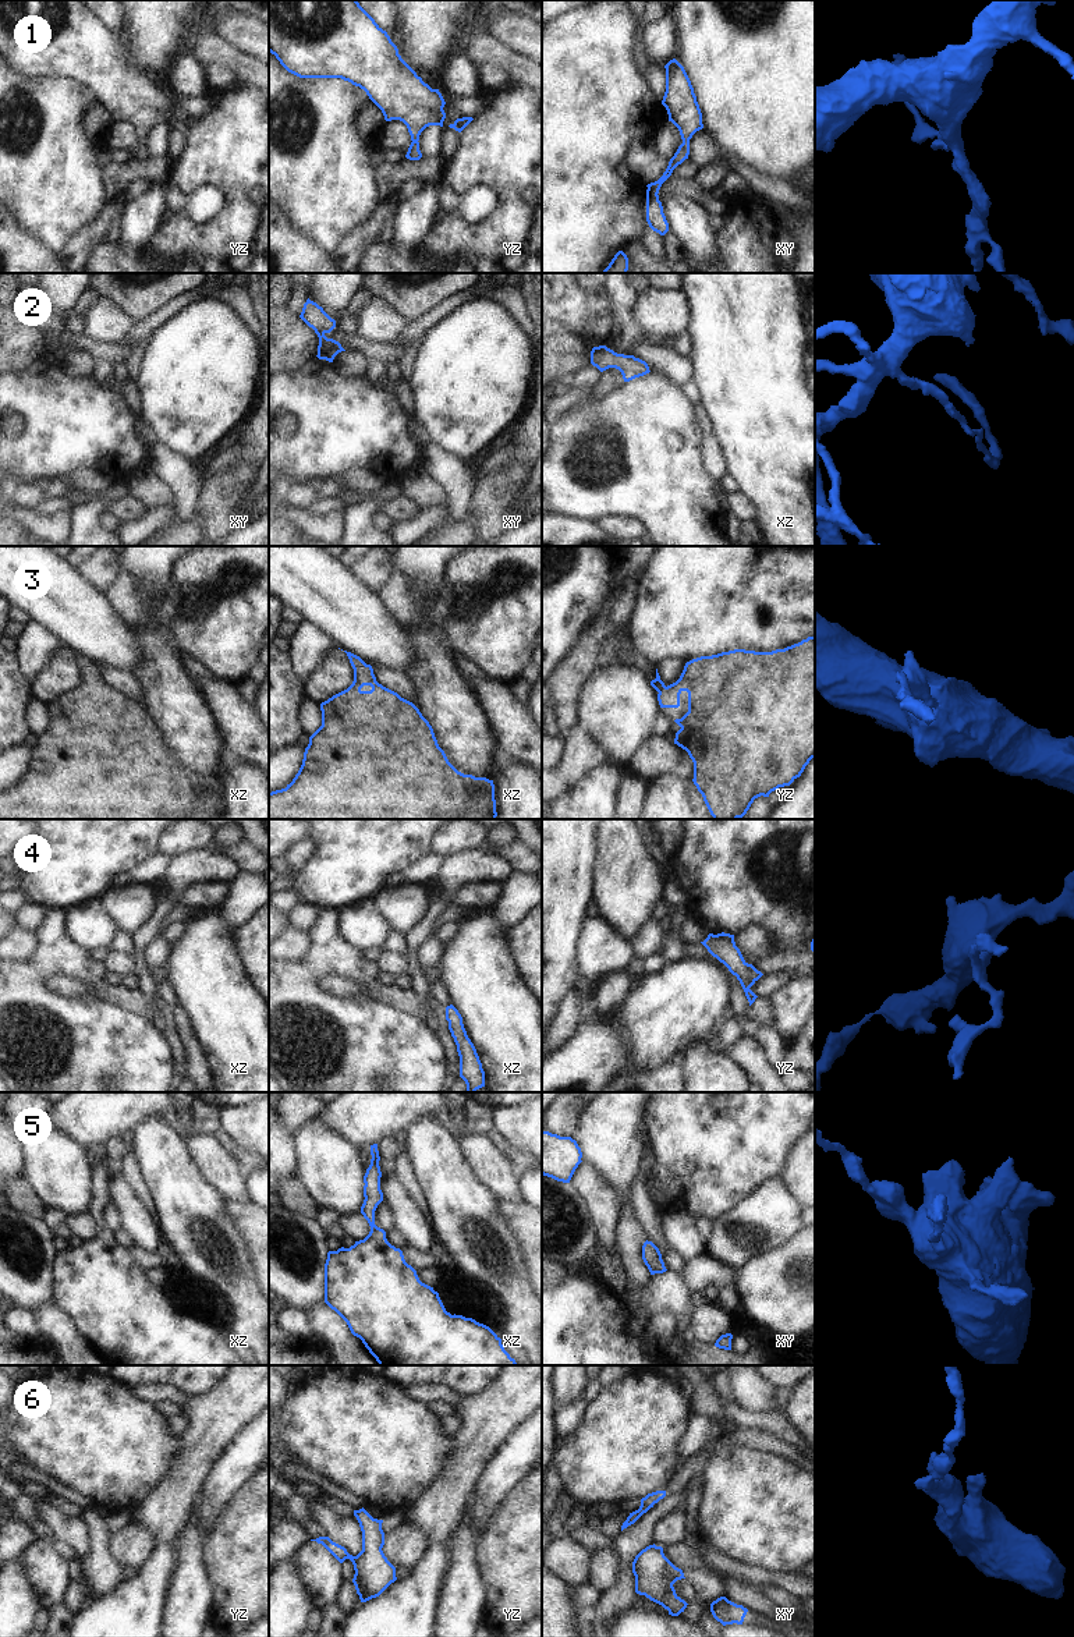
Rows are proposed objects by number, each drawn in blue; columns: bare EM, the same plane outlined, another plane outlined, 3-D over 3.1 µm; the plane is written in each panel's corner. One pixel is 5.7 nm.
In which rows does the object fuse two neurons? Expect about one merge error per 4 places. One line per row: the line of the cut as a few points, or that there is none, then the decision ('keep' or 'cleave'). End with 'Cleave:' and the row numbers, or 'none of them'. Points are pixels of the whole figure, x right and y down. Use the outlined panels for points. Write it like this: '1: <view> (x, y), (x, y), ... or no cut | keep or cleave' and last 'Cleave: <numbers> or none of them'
1: no cut | keep
2: no cut | keep
3: no cut | keep
4: no cut | keep
5: no cut | keep
6: no cut | keep
Cleave: none of them

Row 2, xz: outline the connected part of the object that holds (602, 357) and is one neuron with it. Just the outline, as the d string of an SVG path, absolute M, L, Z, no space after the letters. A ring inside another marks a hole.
M606 346L592 348L591 364L600 372L609 368L618 369L624 382L630 382L651 372L645 361L635 358L634 355L617 354Z

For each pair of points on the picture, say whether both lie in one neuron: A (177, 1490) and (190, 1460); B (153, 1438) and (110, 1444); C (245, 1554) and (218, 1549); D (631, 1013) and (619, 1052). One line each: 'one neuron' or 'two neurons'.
A: one neuron
B: one neuron
C: one neuron
D: one neuron

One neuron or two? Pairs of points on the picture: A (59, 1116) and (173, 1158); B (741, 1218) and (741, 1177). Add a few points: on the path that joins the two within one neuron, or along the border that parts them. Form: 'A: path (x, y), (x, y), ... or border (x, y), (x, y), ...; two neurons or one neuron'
A: border (159, 1119), (145, 1118), (128, 1131); two neurons
B: border (766, 1180), (759, 1183), (715, 1221); two neurons

